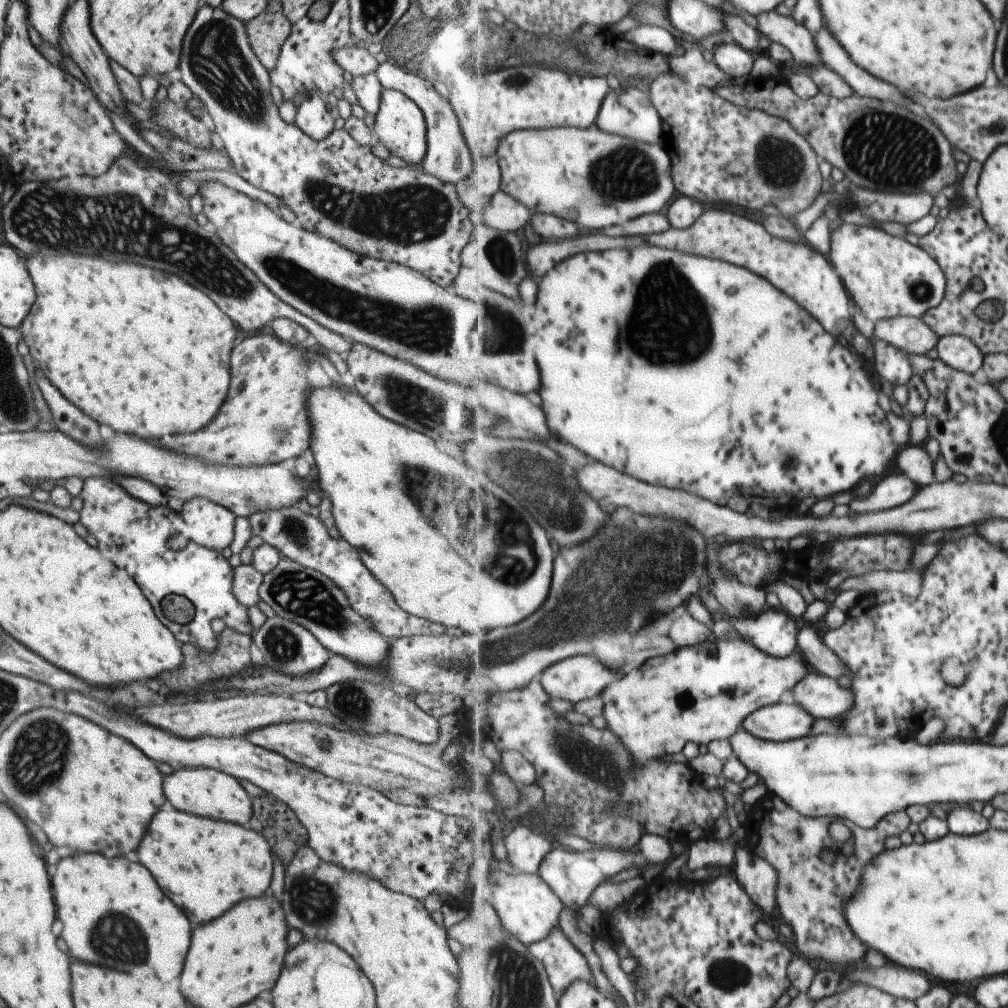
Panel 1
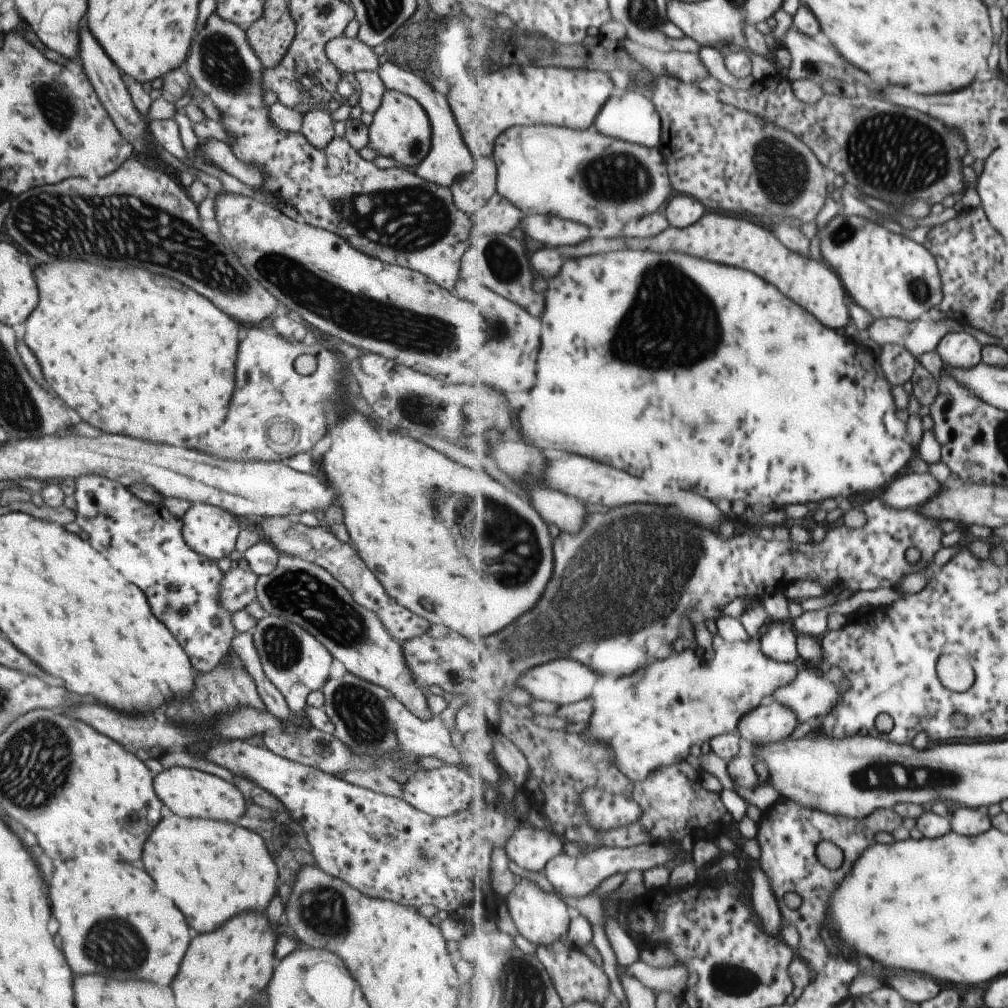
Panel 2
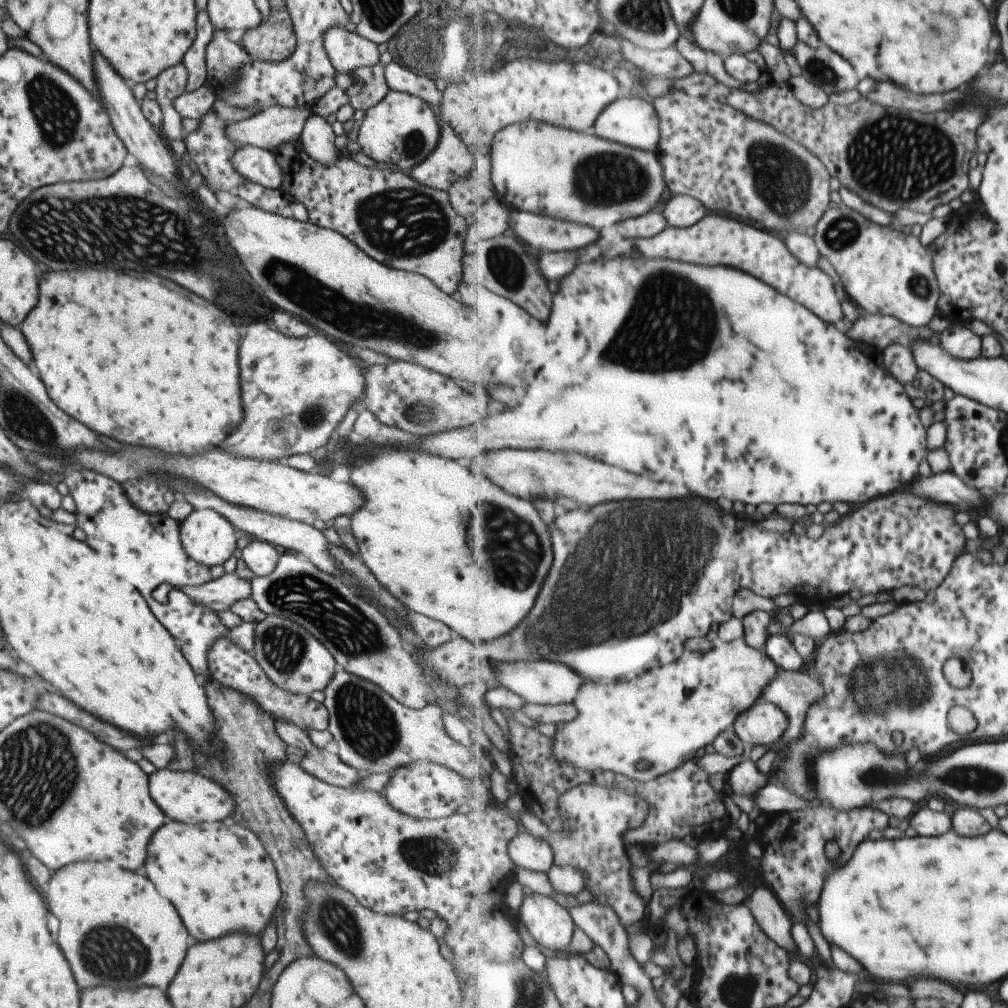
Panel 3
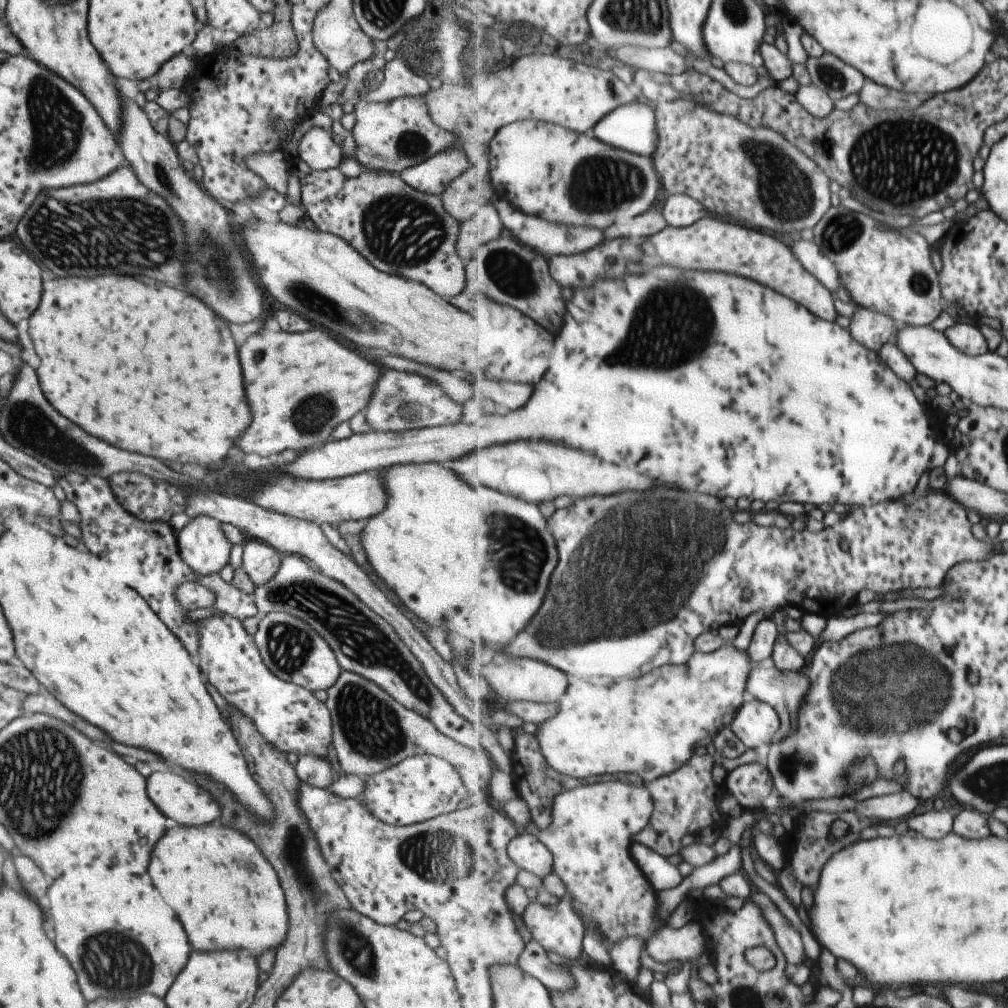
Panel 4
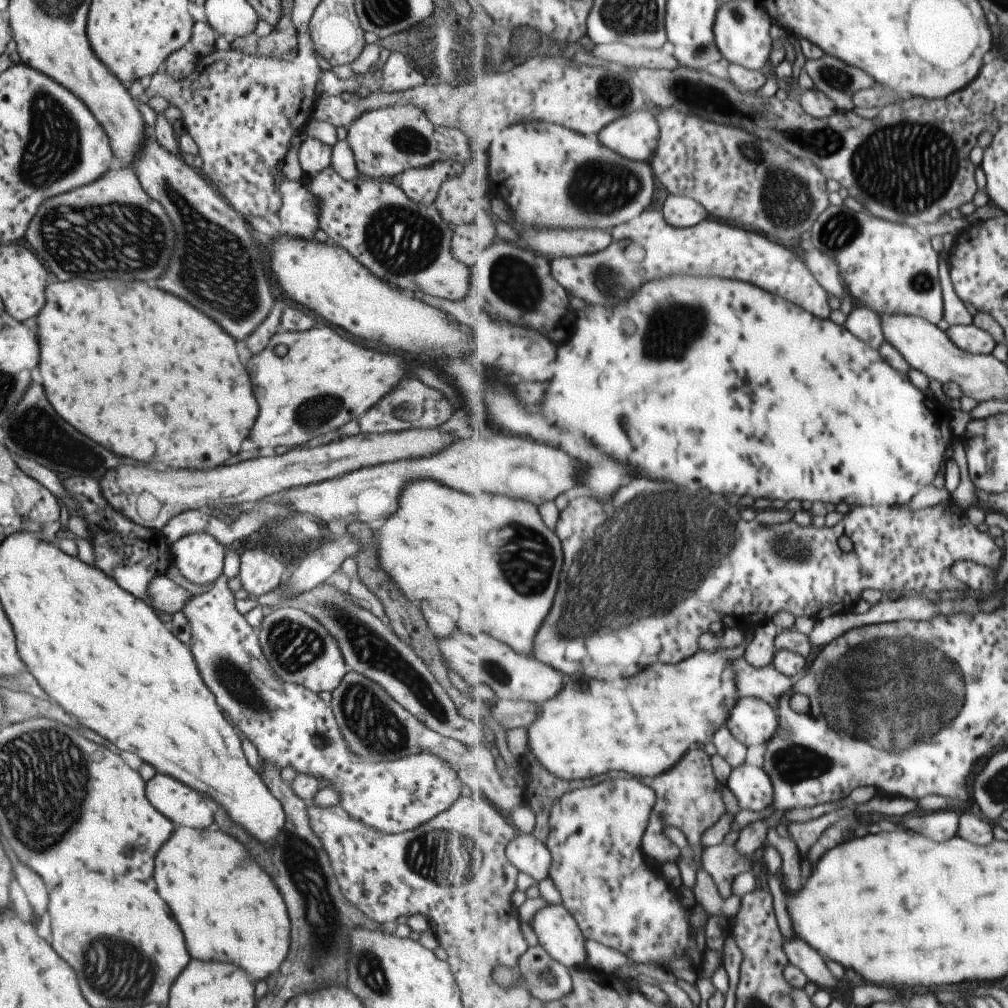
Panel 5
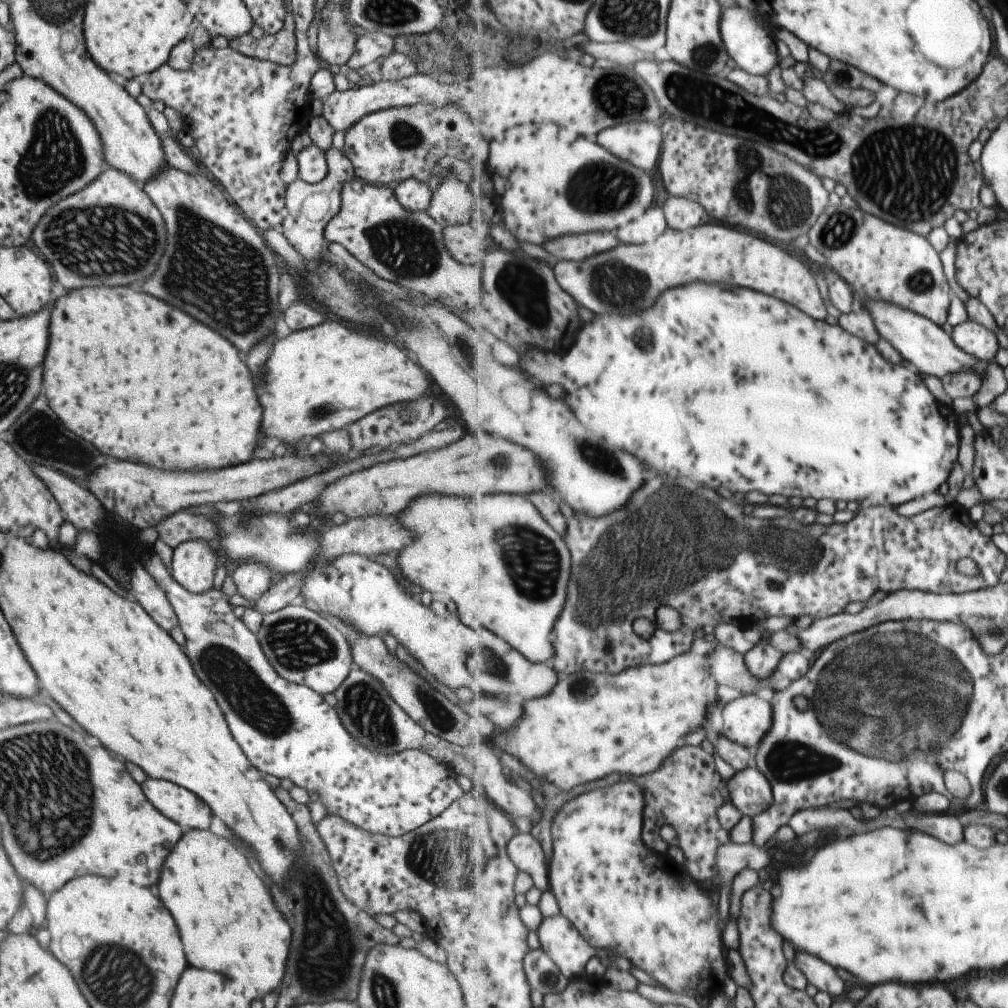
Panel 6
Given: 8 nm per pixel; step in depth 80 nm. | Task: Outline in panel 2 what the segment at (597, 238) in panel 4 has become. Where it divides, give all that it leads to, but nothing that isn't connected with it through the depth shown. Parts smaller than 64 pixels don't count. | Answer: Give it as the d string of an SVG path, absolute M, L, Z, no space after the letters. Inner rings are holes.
M527 216L521 228L525 226L525 232L531 238L537 238L537 242L545 246L567 246L567 244L581 244L589 238L589 228L577 222L569 222L555 216Z

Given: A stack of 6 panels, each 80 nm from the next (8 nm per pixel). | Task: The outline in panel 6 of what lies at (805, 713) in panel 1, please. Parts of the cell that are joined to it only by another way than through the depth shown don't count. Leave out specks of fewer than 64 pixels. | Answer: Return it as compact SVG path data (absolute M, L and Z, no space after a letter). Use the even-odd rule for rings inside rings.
M751 693L741 695L723 708L723 737L743 746L759 746L772 730L774 712L771 702Z

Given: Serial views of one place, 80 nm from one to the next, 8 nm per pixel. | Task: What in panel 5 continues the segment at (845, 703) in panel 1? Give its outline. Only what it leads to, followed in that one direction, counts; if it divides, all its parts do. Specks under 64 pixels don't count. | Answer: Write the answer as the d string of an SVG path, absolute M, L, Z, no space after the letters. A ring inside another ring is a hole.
M744 656L732 660L736 670L738 696L759 697L777 710L782 696L792 690L795 679L779 672L774 664L757 668L751 666Z

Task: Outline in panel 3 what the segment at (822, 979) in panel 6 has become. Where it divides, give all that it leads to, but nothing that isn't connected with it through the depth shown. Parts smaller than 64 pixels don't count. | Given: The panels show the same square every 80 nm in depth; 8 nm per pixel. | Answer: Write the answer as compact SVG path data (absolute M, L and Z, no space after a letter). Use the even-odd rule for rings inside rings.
M757 888L751 894L751 912L759 920L761 928L767 930L767 934L779 945L787 949L792 955L797 953L795 940L791 938L793 922L789 914L783 910L779 898L769 888Z

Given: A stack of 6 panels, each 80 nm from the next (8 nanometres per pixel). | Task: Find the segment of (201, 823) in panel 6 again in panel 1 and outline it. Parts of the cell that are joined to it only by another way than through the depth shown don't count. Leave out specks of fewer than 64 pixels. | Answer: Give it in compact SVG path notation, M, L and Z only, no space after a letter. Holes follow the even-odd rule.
M191 768L191 770L175 772L173 776L165 778L163 792L177 810L191 812L197 816L207 816L213 820L245 824L252 813L249 788L235 777L215 769Z

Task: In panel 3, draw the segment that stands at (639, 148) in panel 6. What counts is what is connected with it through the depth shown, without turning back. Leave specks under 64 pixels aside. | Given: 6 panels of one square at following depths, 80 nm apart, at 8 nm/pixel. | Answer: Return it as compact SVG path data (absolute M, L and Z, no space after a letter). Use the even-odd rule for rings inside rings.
M634 91L605 108L597 119L595 133L625 146L633 146L641 150L657 150L657 146L660 146L660 116L654 103L647 102L645 98L641 98L638 91Z

